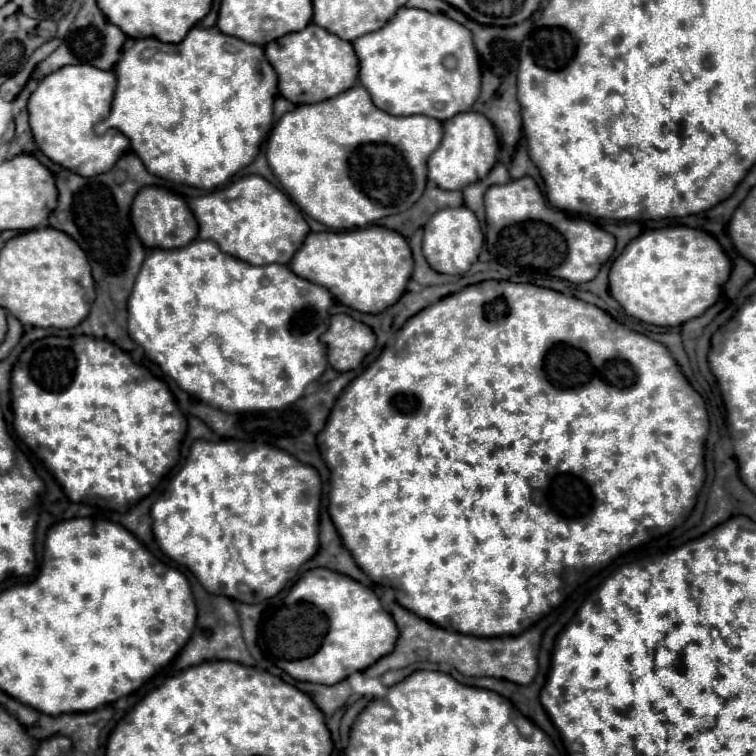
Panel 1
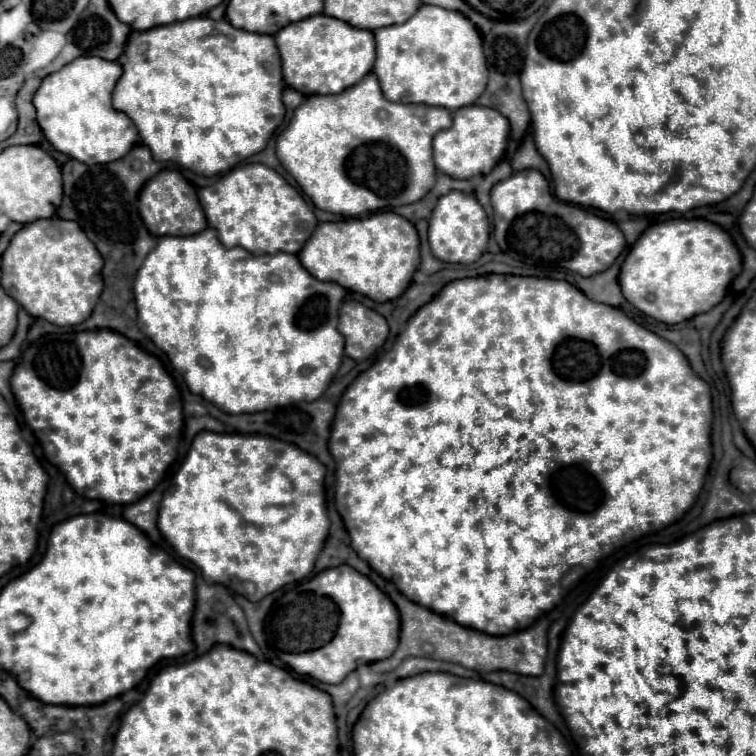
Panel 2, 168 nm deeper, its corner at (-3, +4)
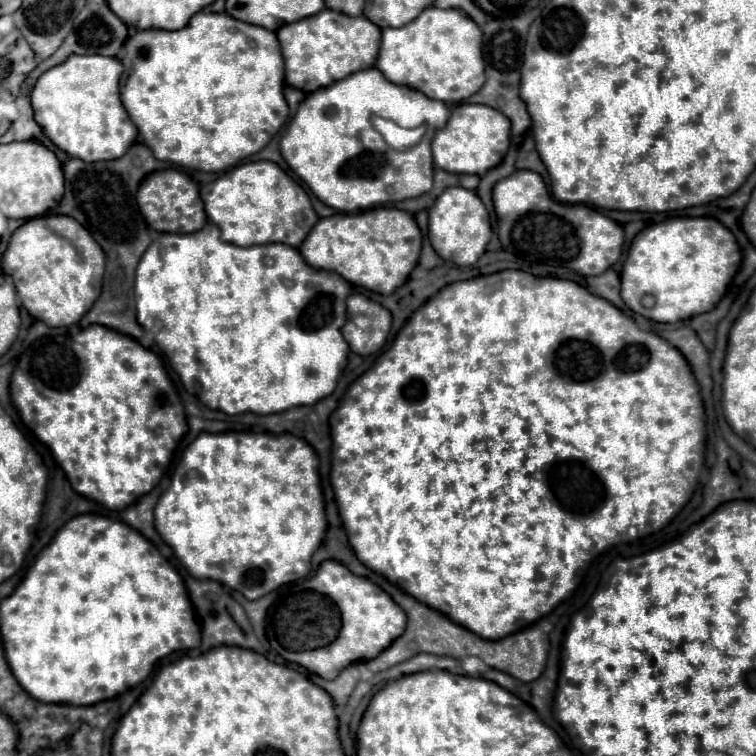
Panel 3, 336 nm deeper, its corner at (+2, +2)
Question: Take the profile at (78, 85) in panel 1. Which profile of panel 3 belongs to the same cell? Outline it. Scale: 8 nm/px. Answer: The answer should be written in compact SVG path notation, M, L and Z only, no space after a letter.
M69 57L65 63L45 71L35 83L31 93L35 121L43 127L45 135L71 157L89 163L123 157L137 137L137 127L131 123L119 99L121 73L123 65L115 57Z

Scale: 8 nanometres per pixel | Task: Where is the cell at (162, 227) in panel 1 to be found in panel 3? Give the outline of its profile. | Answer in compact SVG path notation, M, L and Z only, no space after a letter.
M173 169L151 173L137 191L137 205L149 227L155 231L195 233L207 223L207 215L203 211L203 201L199 197L197 183Z

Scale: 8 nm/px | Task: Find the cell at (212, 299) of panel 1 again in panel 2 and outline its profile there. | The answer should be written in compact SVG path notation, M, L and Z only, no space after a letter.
M212 227L204 229L202 233L188 235L188 237L160 237L158 245L148 253L144 259L136 281L134 281L134 295L136 295L136 307L138 307L138 329L148 335L158 349L162 349L172 367L182 373L186 385L192 393L202 395L206 401L218 405L226 413L258 413L268 411L276 407L286 407L298 401L316 401L328 387L332 377L338 373L338 367L342 363L344 355L344 337L338 331L338 309L346 295L346 289L338 283L324 283L314 279L300 263L298 255L292 253L274 253L274 255L252 255L244 247L232 247L226 249L218 239L216 231Z

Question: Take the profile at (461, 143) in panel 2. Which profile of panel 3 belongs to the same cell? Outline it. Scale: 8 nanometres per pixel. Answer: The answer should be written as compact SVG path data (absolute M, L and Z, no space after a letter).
M461 103L453 109L451 119L443 129L439 129L431 141L433 149L433 163L435 167L449 171L449 173L469 173L469 175L485 175L489 169L499 165L501 157L509 147L509 119L487 107L487 105L471 105Z

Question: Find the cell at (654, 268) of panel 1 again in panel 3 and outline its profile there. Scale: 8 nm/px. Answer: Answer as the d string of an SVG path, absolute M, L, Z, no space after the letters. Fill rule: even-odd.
M673 217L663 223L645 227L631 241L631 247L629 247L629 253L623 263L623 271L621 271L621 297L631 311L635 311L647 319L653 319L659 323L677 323L677 321L711 311L725 295L729 281L735 277L735 273L739 269L739 263L741 263L739 245L737 245L733 233L725 225L721 225L717 219ZM645 295L655 297L653 307L643 307L641 299Z

